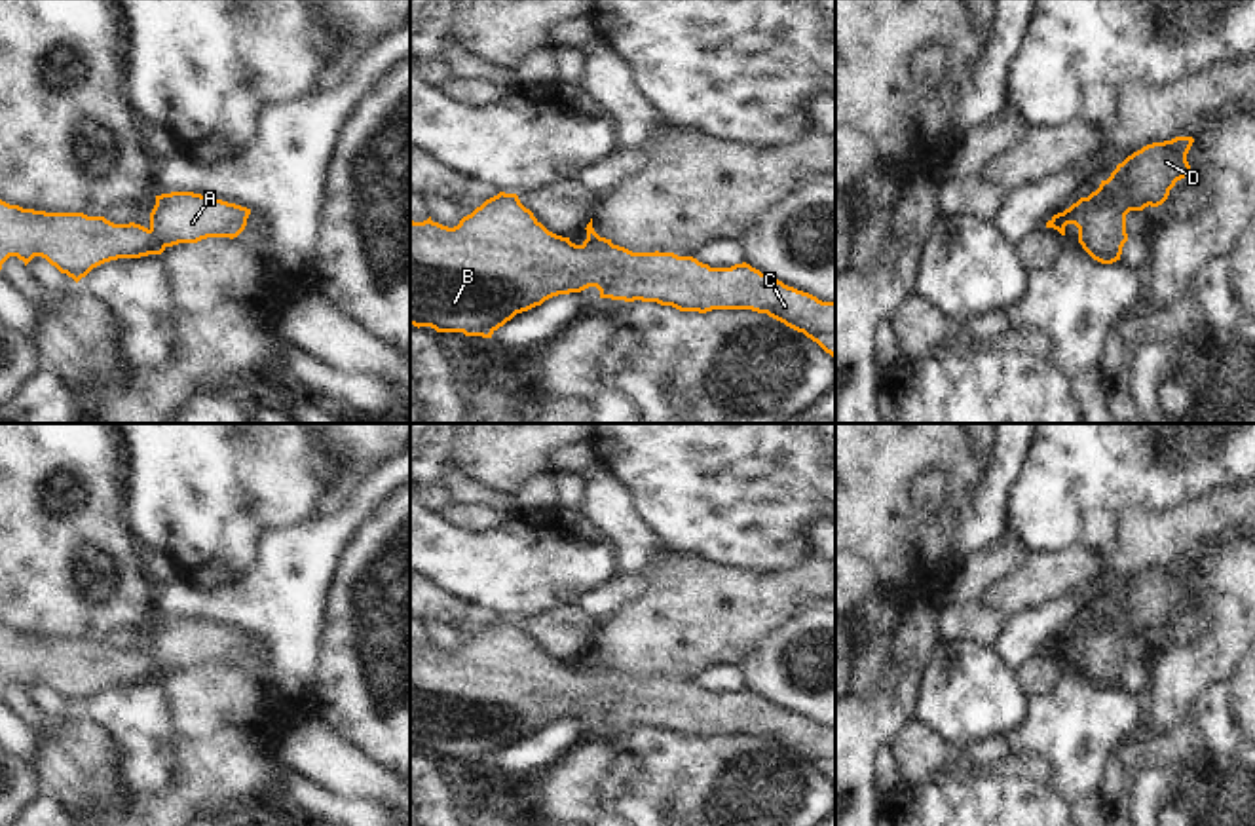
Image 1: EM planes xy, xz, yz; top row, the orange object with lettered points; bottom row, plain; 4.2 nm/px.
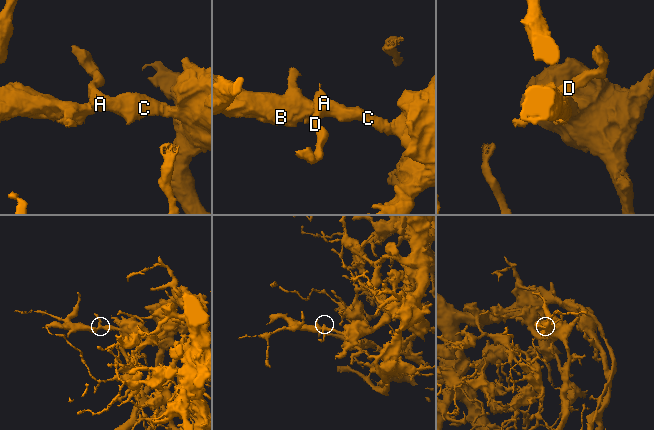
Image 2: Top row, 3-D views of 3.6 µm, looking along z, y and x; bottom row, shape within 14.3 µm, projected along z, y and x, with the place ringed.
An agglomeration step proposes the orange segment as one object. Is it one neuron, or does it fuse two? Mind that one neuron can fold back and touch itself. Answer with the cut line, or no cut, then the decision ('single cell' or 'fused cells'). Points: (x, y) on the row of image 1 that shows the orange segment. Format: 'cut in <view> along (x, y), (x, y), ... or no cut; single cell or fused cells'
no cut; single cell

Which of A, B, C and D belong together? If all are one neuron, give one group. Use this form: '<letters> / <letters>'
A B C D

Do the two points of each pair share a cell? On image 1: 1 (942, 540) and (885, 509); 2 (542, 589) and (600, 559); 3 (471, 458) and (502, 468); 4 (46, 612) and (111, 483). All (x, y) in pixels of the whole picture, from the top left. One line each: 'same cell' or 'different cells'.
1: same cell
2: same cell
3: same cell
4: same cell

